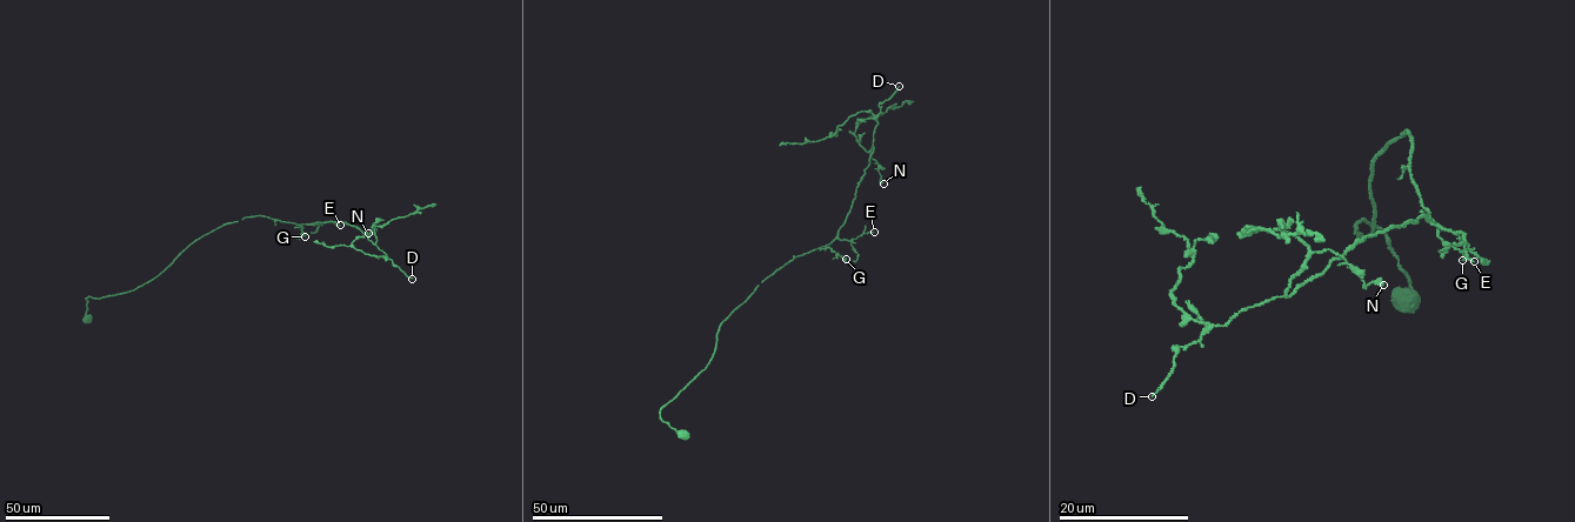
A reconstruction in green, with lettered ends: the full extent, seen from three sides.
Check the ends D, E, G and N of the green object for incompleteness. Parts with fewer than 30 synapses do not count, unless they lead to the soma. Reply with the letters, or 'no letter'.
D

